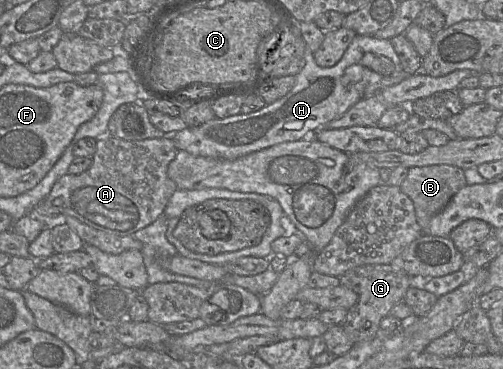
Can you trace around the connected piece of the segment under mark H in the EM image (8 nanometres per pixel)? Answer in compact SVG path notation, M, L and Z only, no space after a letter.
M356 35L342 58L332 67L317 65L313 52L306 47L304 66L296 75L295 85L284 97L249 114L215 117L202 125L188 126L175 134L165 136L172 137L178 150L195 156L225 160L234 160L279 143L309 138L364 98L367 83L359 81L345 86L343 76L347 67L361 64L362 57L368 52L389 58L394 64L394 72L403 70L390 40L379 39L373 35Z

